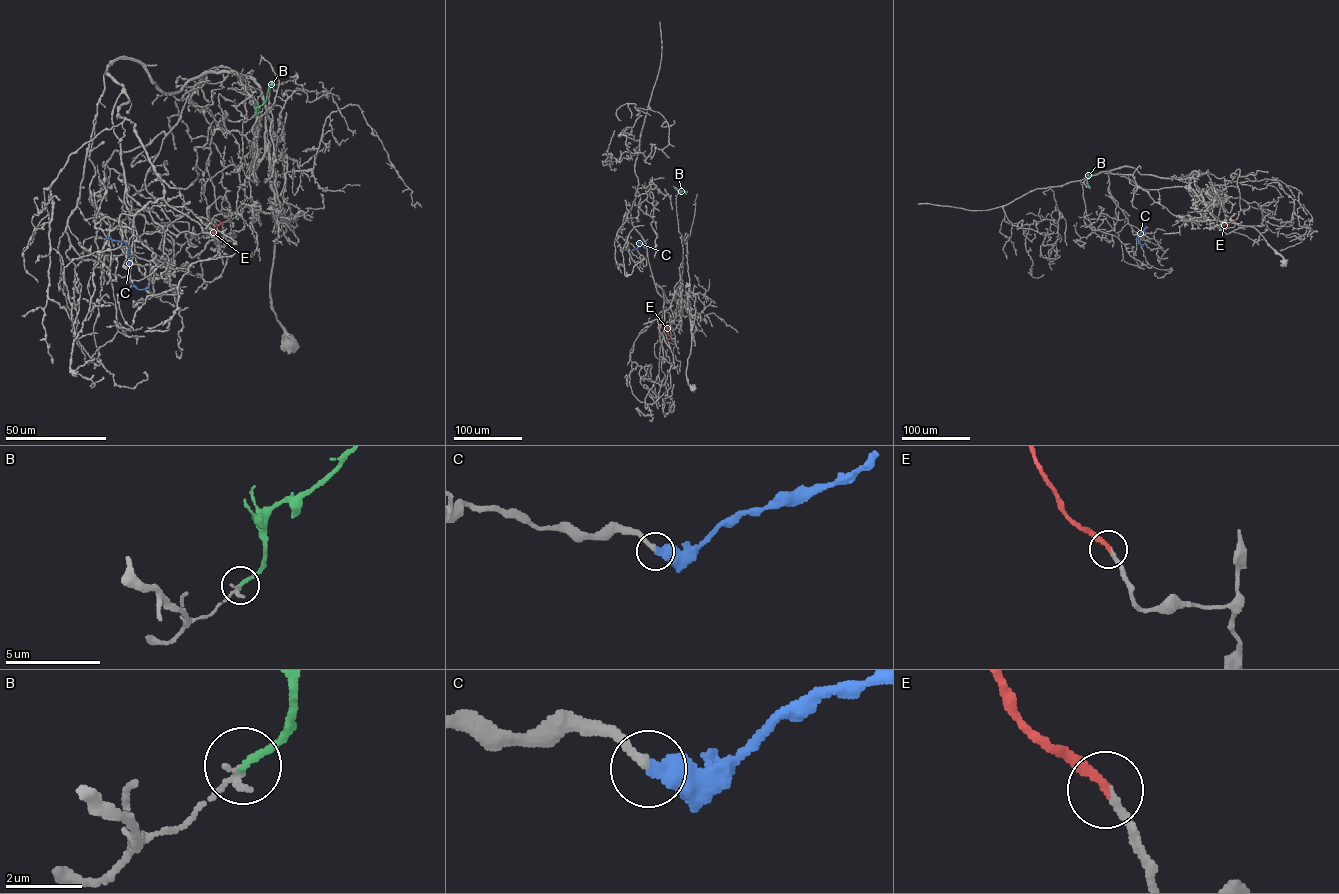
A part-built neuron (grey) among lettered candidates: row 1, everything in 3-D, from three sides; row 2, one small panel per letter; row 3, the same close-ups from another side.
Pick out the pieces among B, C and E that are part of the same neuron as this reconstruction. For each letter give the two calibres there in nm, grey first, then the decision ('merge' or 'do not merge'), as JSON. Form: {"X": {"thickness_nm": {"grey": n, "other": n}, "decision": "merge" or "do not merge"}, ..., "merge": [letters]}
{"B": {"thickness_nm": {"grey": 170, "other": 200}, "decision": "do not merge"}, "C": {"thickness_nm": {"grey": 240, "other": 440}, "decision": "merge"}, "E": {"thickness_nm": {"grey": 180, "other": 220}, "decision": "merge"}, "merge": ["C", "E"]}

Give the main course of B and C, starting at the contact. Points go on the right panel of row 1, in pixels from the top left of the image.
B: (1088, 186), (1087, 173)
C: (1147, 227), (1138, 235), (1138, 243), (1144, 244)

